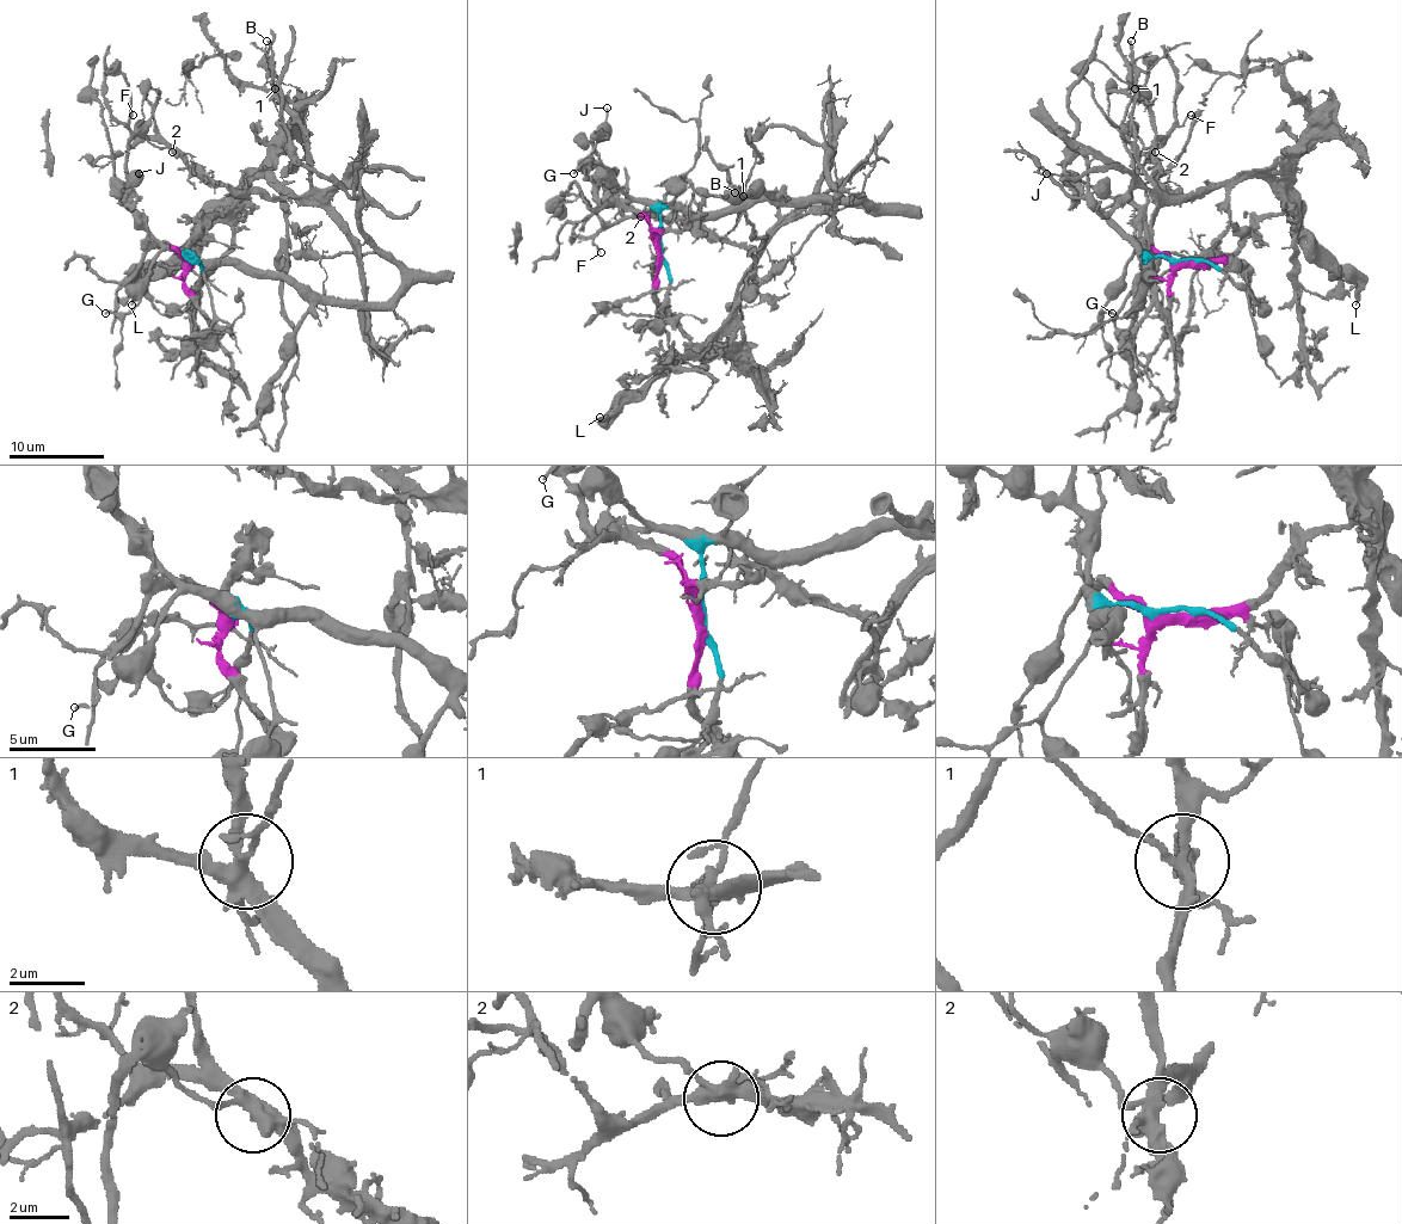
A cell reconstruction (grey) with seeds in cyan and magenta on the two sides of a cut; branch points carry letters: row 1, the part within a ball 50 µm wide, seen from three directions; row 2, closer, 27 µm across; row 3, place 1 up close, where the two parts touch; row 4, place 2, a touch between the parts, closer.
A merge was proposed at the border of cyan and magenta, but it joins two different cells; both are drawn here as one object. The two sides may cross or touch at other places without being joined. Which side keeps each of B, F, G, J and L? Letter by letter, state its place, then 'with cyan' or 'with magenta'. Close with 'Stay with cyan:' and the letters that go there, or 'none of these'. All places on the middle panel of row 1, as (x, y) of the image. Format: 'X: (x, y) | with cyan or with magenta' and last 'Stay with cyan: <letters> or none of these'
B: (735, 192) | with magenta
F: (601, 252) | with magenta
G: (573, 173) | with cyan
J: (607, 108) | with cyan
L: (600, 417) | with magenta
Stay with cyan: G, J

